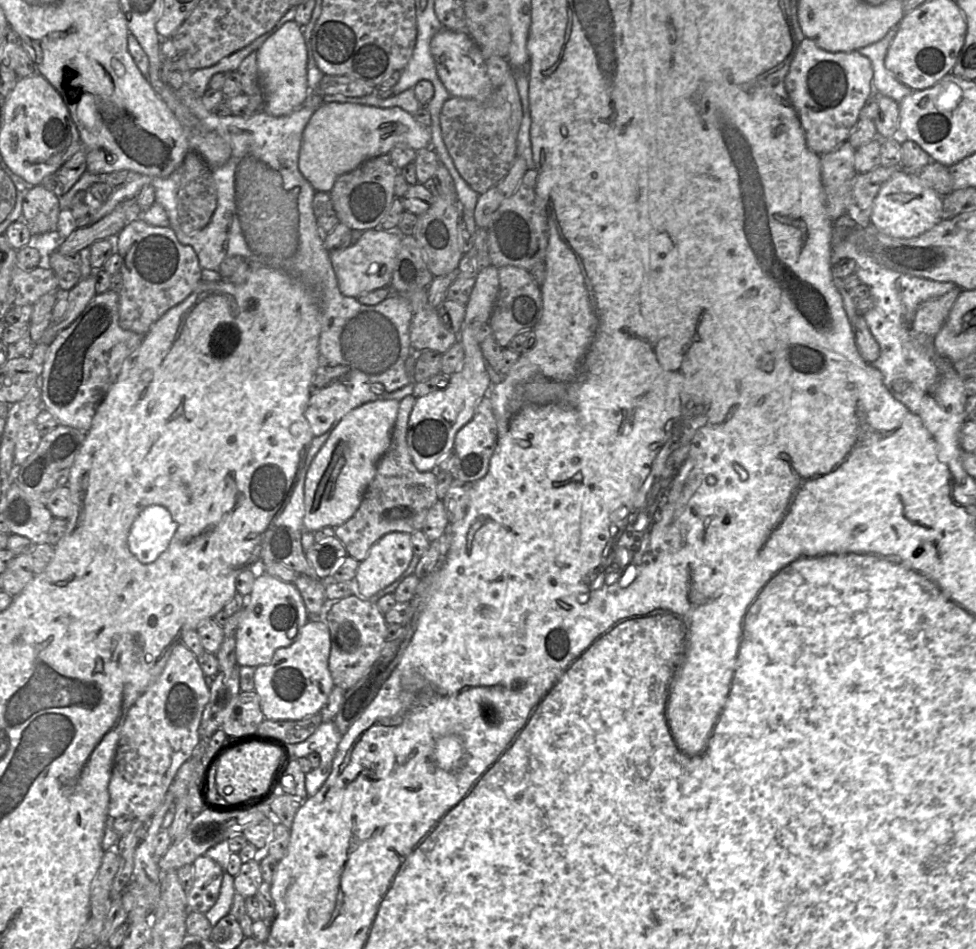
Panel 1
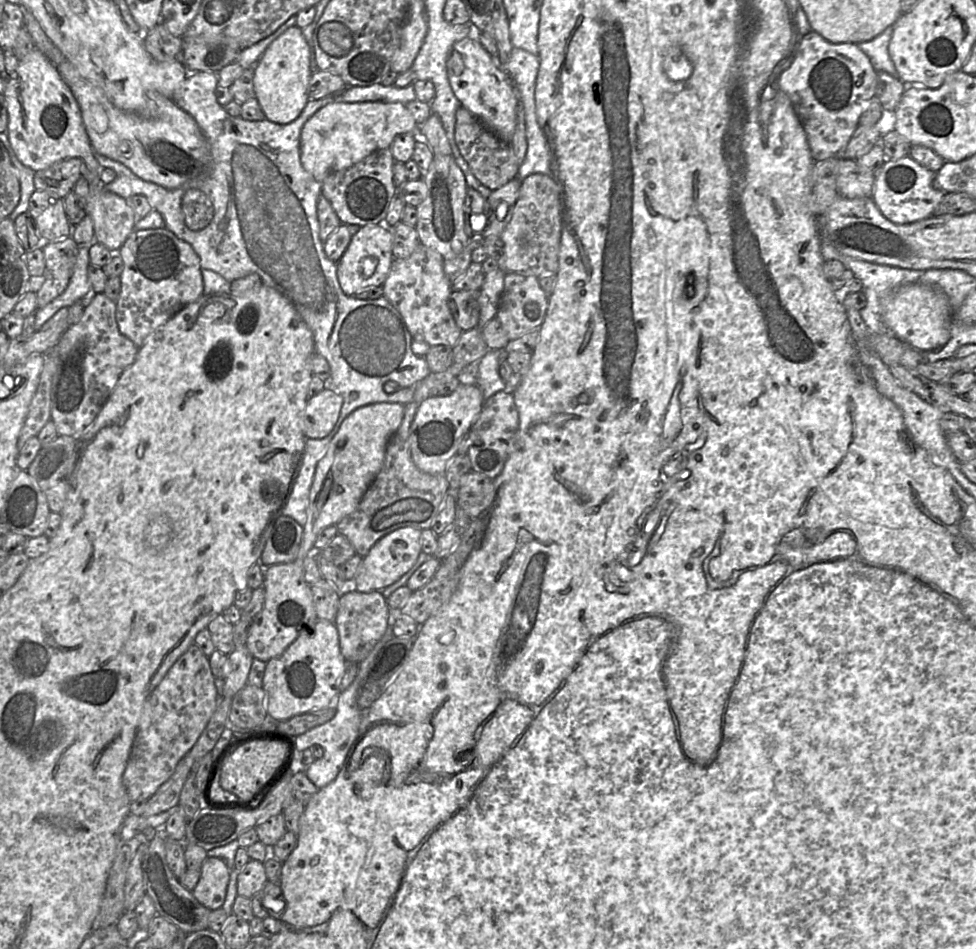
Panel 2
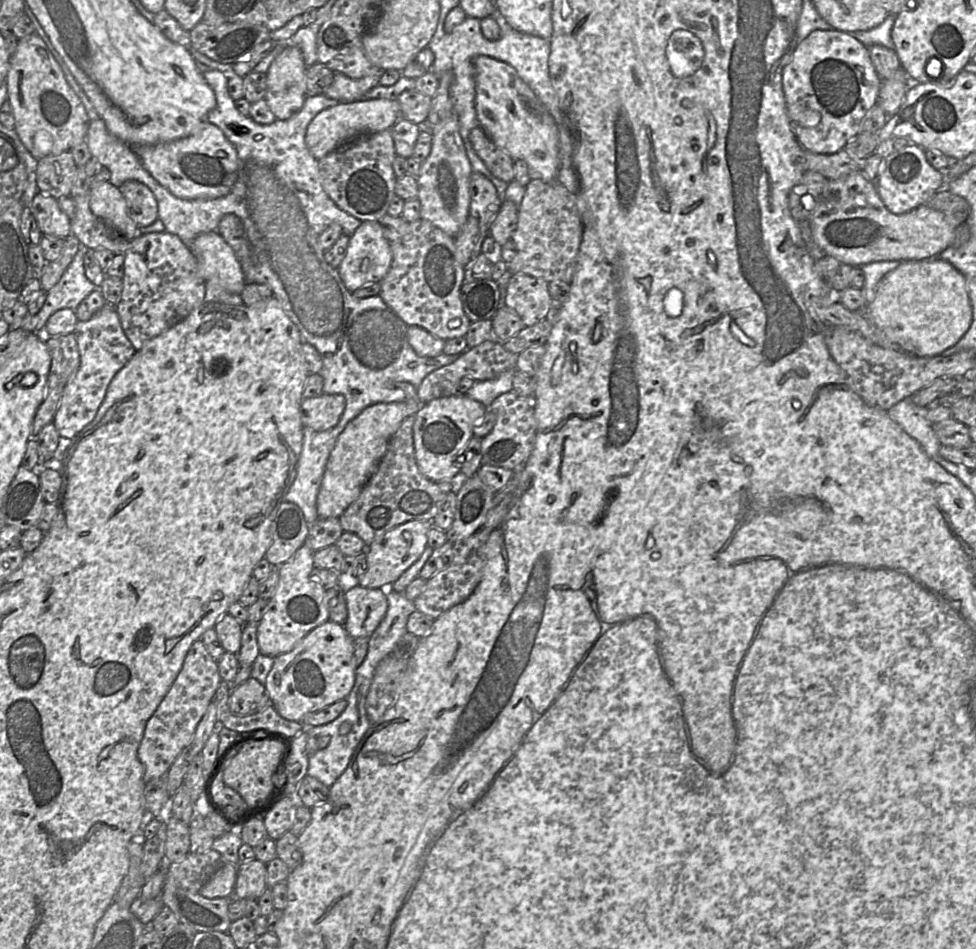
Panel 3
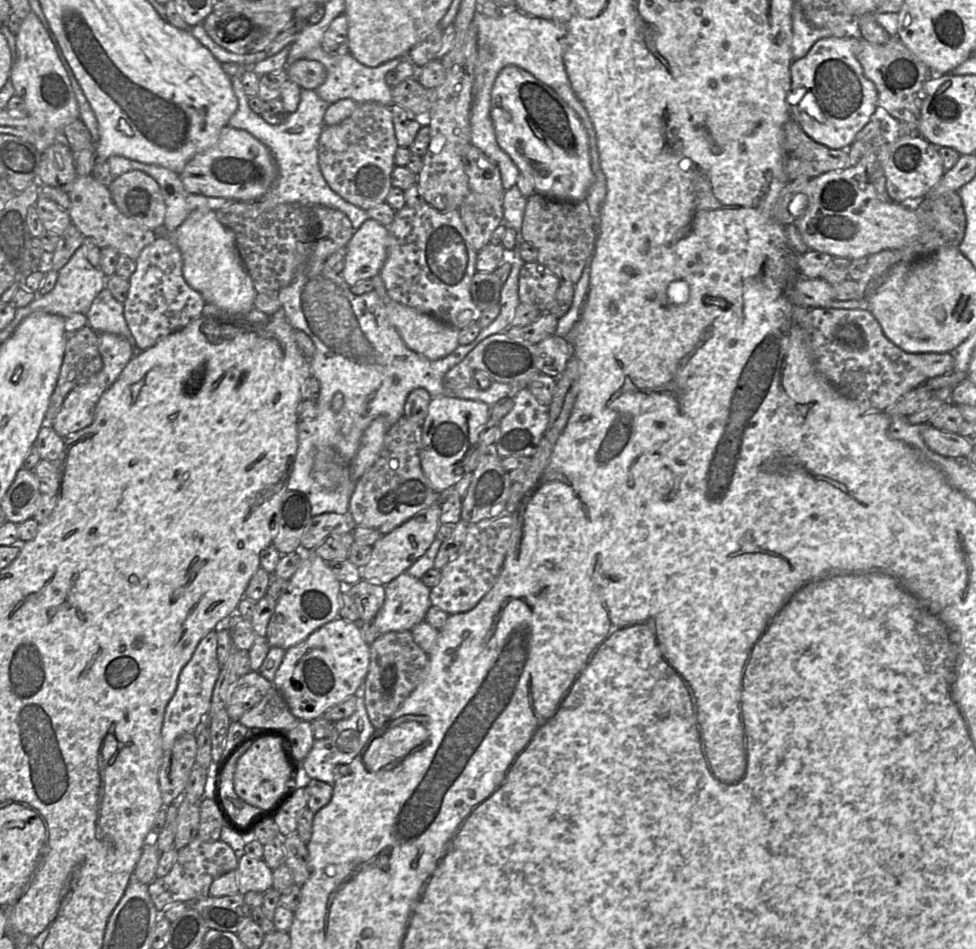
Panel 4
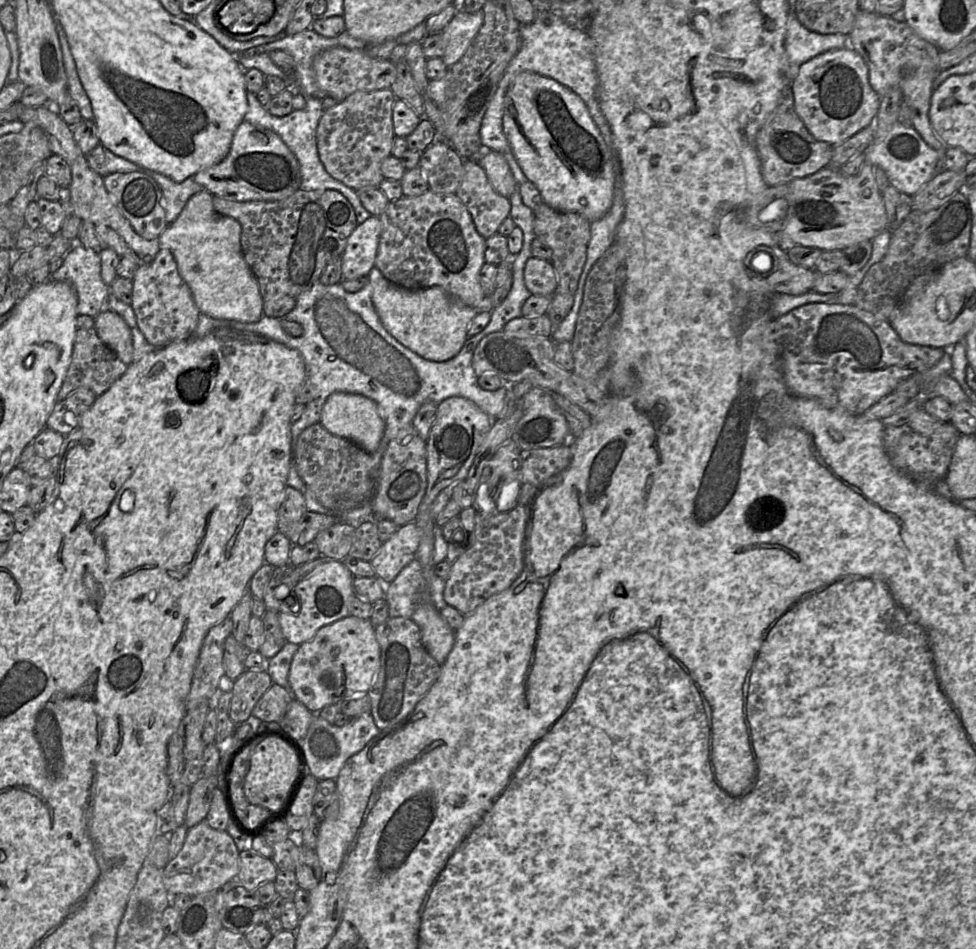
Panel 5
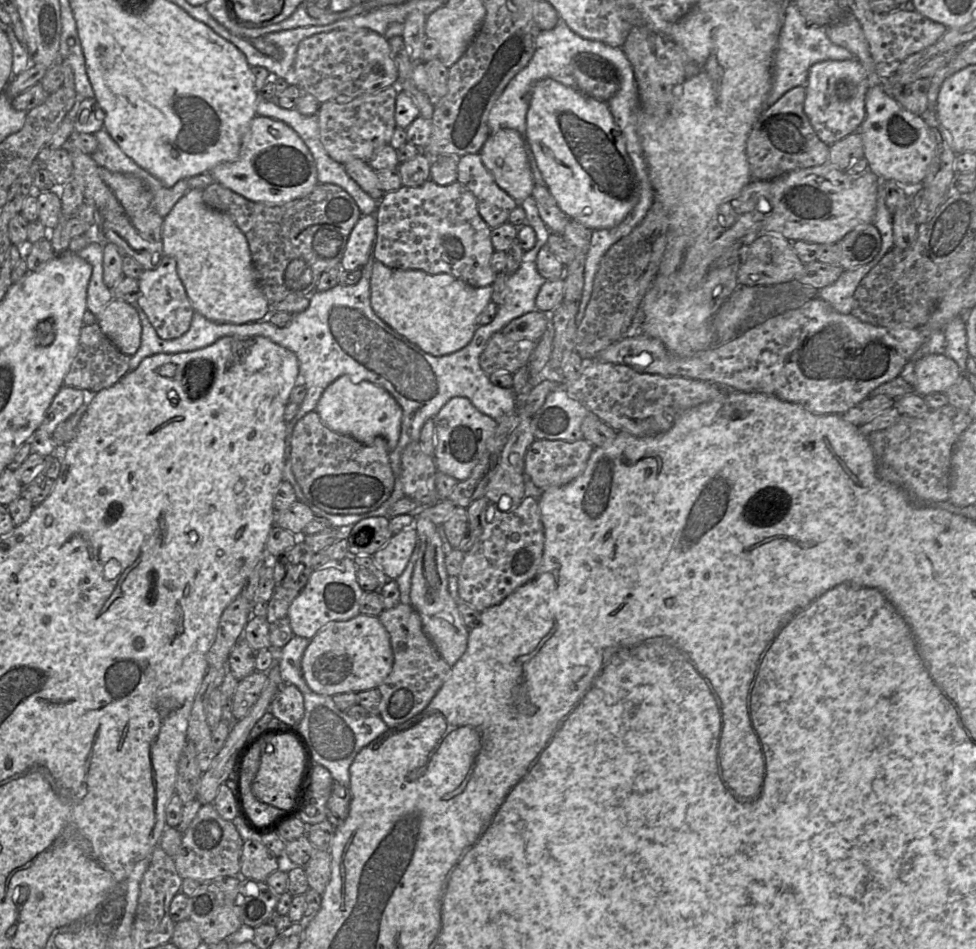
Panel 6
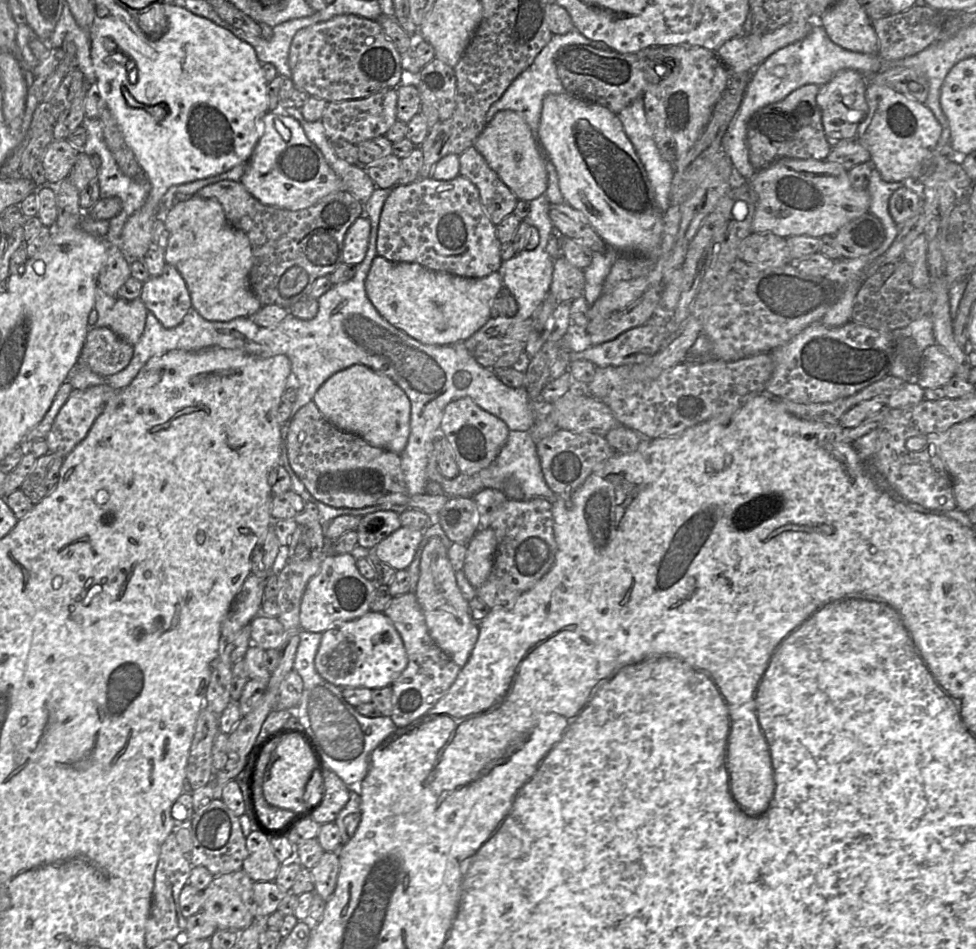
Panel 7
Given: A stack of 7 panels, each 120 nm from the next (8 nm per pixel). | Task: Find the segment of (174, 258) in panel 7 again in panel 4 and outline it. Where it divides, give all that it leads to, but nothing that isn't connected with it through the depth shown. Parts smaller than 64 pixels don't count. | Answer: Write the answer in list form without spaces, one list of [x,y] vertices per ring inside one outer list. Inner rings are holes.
[[[193,211],[167,237],[175,243],[182,255],[185,281],[201,294],[206,303],[213,304],[228,314],[247,314],[255,308],[257,292],[238,252],[235,233],[219,222],[215,211]]]

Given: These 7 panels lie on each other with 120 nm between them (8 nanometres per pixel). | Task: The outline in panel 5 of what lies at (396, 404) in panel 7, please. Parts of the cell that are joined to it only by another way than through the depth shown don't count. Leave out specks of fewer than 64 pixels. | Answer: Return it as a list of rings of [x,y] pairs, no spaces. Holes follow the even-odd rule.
[[[333,392],[327,397],[322,407],[320,423],[331,434],[347,439],[369,453],[377,449],[385,429],[385,422],[372,399],[345,392]]]

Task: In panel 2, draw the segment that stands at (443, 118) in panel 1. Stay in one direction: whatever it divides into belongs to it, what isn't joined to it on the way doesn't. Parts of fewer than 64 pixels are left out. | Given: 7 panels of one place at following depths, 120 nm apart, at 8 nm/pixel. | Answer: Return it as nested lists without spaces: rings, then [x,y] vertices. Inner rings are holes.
[[[462,105],[456,111],[454,137],[461,156],[482,185],[494,191],[517,177],[519,165],[510,143],[487,128]]]

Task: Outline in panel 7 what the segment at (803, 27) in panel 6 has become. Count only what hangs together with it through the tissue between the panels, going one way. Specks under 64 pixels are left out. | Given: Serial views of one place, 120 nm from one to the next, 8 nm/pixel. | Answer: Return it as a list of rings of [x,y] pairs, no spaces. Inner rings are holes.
[[[820,21],[814,23],[807,36],[778,49],[760,63],[754,69],[741,104],[722,139],[722,148],[730,157],[736,173],[748,180],[755,175],[756,170],[749,159],[747,123],[757,110],[782,100],[803,85],[821,86],[830,81],[838,72],[848,69],[858,71],[864,76],[871,76],[883,69],[891,68],[885,68],[882,65],[879,54],[854,52],[836,45],[830,40]]]

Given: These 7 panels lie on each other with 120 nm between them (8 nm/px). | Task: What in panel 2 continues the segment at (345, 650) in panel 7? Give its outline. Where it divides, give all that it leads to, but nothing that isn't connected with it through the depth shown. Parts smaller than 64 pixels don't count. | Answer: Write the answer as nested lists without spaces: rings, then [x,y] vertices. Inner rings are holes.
[[[319,619],[312,630],[303,630],[283,654],[266,662],[262,689],[266,694],[268,717],[275,721],[284,721],[297,715],[335,705],[340,694],[340,684],[345,669],[346,660],[340,650],[337,627],[331,621]]]

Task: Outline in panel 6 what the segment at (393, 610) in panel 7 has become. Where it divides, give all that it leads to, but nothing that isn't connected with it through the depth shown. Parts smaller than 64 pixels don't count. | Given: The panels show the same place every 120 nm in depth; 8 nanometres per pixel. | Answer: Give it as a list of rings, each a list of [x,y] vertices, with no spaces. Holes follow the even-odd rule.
[[[399,603],[378,616],[390,636],[394,656],[390,674],[377,687],[381,694],[380,717],[393,728],[420,714],[440,690],[451,672],[425,633],[421,618],[411,604]]]

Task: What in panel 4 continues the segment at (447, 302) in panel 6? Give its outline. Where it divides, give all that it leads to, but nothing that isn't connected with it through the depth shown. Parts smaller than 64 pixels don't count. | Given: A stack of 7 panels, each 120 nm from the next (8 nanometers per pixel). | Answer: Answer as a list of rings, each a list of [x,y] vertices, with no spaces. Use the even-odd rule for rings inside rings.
[[[380,274],[374,276],[371,280],[374,285],[374,290],[384,303],[391,324],[398,331],[403,342],[410,350],[429,360],[437,360],[449,355],[459,346],[458,336],[461,330],[446,325],[428,314],[402,305],[391,299]]]

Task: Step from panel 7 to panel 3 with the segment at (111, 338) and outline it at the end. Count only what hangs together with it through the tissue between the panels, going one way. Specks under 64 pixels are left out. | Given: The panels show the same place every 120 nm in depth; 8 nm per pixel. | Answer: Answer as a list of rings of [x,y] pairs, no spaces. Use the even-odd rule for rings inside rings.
[[[74,333],[48,337],[46,345],[51,355],[47,389],[33,418],[30,439],[36,437],[45,425],[53,423],[63,390],[74,378],[80,366],[79,349]]]

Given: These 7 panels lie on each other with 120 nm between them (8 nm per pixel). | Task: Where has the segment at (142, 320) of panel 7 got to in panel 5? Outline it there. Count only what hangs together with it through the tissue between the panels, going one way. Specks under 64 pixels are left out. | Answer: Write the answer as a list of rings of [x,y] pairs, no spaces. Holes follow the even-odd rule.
[[[104,309],[94,317],[97,335],[126,365],[133,363],[133,340],[131,329],[116,312]]]

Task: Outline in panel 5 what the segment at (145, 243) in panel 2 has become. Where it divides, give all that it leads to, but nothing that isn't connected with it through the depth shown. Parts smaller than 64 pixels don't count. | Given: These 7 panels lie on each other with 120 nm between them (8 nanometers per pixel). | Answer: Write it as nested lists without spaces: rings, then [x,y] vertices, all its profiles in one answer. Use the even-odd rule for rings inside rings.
[[[160,248],[152,262],[139,265],[132,279],[134,310],[139,330],[155,348],[189,339],[197,327],[200,311],[191,291],[178,272],[172,252]]]

